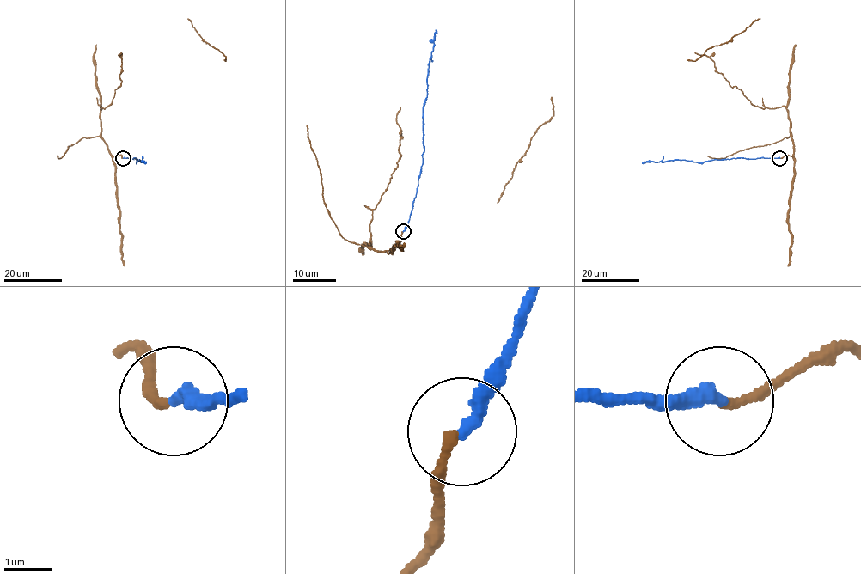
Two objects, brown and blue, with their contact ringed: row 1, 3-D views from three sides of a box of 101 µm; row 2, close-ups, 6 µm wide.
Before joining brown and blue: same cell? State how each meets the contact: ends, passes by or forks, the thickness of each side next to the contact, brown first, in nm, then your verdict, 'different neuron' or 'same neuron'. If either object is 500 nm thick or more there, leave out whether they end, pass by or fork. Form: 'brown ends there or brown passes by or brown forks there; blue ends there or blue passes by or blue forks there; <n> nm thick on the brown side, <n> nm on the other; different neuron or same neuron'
brown ends there; blue ends there; 190 nm thick on the brown side, 320 nm on the other; same neuron

